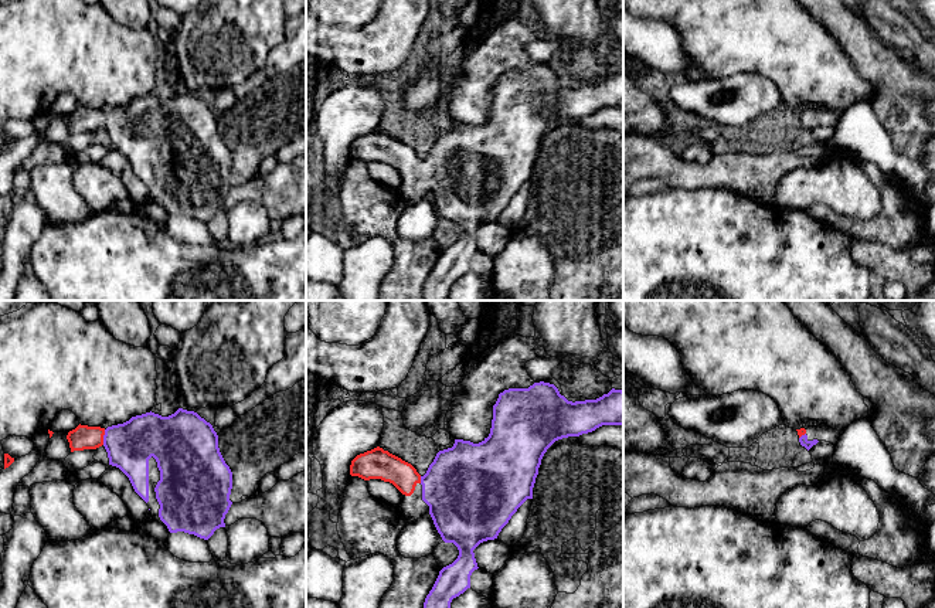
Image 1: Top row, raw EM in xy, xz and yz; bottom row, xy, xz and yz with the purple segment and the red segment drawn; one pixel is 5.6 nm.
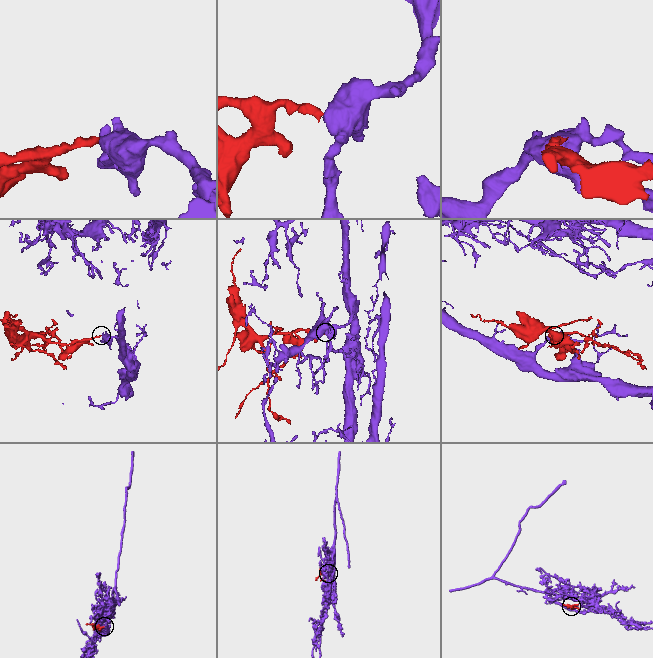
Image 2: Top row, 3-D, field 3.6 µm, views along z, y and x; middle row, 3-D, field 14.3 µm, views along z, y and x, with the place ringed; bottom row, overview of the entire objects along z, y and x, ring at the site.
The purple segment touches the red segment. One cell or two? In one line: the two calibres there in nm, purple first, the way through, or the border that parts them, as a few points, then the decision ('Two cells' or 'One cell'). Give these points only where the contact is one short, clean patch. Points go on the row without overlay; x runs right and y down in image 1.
Thickness 260 nm (purple) against 140 nm. Path across: xy (129, 128), (115, 121), (104, 119), (84, 119). One cell

